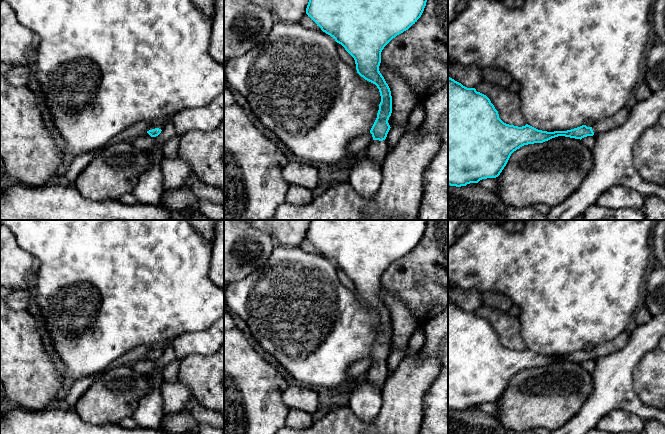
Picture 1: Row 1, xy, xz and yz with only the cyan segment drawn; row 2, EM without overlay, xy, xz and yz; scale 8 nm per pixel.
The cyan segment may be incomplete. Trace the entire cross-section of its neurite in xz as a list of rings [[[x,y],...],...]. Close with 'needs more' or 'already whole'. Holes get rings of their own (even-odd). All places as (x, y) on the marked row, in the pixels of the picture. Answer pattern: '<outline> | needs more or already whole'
[[[309,0],[306,14],[321,28],[341,44],[354,58],[357,73],[379,89],[381,102],[377,118],[370,130],[373,140],[363,153],[370,160],[383,166],[388,154],[388,123],[392,113],[391,91],[379,71],[381,52],[397,35],[408,30],[421,17],[427,0]]] | needs more

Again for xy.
[[[151,125],[148,127],[146,135],[151,137],[158,136],[163,129],[163,125]]] | needs more

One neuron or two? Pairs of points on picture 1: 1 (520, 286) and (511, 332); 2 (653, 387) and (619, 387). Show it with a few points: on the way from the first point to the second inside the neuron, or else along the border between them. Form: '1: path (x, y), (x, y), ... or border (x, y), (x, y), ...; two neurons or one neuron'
1: border (517, 317), (523, 340); two neurons
2: border (636, 364), (633, 370), (633, 389), (648, 405); two neurons

